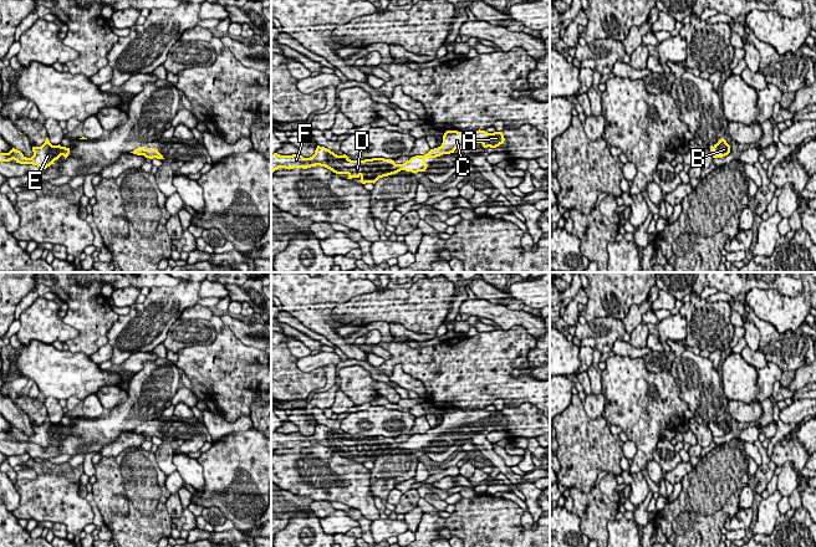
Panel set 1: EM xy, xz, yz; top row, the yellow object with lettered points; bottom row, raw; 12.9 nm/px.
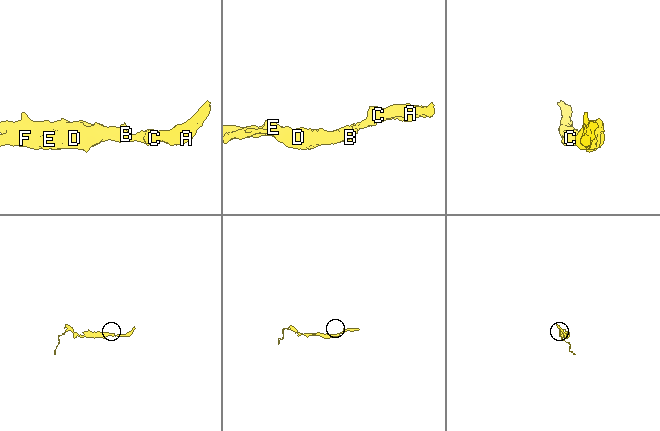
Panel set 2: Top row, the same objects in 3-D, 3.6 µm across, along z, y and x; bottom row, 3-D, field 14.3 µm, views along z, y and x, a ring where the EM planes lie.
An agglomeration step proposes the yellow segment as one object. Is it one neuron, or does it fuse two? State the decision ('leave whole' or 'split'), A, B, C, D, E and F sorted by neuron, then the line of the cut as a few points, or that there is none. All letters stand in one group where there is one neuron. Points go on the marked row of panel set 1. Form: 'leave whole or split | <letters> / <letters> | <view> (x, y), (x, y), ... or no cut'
leave whole | A B C D E F | no cut

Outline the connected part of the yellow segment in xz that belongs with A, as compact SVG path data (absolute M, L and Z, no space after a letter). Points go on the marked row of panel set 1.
M447 131L443 136L440 147L430 149L424 155L412 157L403 164L396 164L392 159L372 158L364 160L351 160L346 154L337 155L325 147L317 145L315 154L310 158L304 158L300 154L280 155L271 154L271 172L279 168L307 169L311 167L325 167L336 174L347 174L347 179L359 178L362 184L376 183L379 178L396 174L401 170L418 173L425 172L428 164L425 158L437 158L443 154L454 153L455 149L466 148L481 143L484 148L496 148L505 140L503 132L488 133L485 131Z

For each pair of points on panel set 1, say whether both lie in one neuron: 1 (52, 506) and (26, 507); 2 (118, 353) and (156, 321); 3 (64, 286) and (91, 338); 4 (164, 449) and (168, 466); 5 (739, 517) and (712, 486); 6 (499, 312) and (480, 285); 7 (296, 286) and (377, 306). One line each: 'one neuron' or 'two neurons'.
1: one neuron
2: one neuron
3: one neuron
4: one neuron
5: two neurons
6: two neurons
7: two neurons

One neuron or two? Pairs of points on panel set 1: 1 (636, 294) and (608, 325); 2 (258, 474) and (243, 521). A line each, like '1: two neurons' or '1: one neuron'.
1: two neurons
2: one neuron

